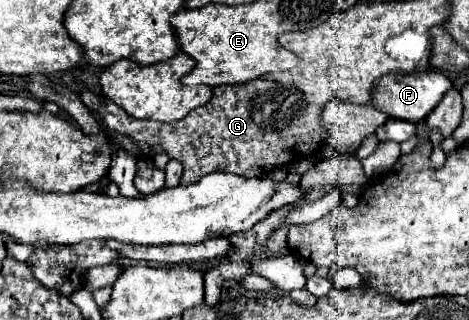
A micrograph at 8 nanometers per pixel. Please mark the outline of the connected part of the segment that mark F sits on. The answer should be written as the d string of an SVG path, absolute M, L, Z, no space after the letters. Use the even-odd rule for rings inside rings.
M418 71L418 73L388 73L380 77L372 87L370 103L394 119L404 119L412 123L420 123L444 97L444 93L452 87L450 79L440 71Z

